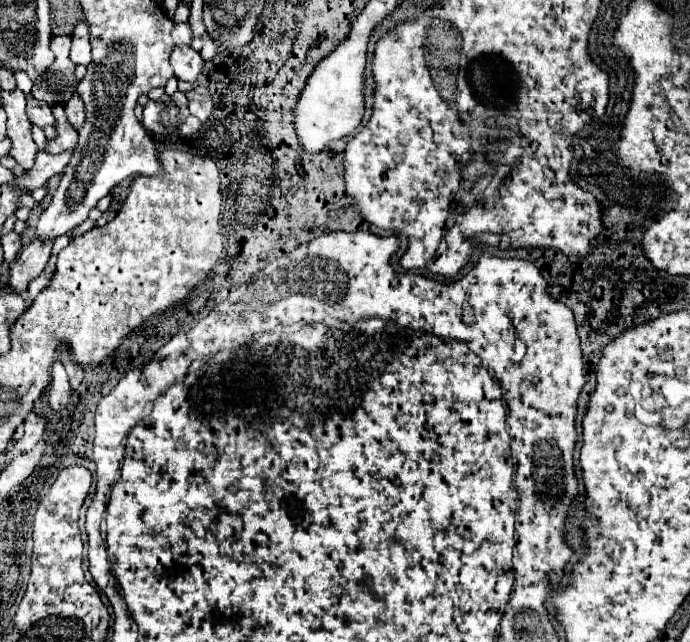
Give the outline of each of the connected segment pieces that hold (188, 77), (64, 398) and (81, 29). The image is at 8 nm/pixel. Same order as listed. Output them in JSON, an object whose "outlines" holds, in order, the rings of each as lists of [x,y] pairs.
{"outlines":[[[[179,45],[171,53],[171,65],[173,65],[175,77],[181,81],[193,83],[197,79],[197,75],[201,73],[203,63],[205,61],[201,59],[201,55],[195,49],[191,49],[189,45]]],[[[61,361],[53,363],[53,379],[51,379],[47,395],[49,395],[49,407],[53,411],[61,411],[69,401],[71,387],[69,387],[69,379],[67,379],[67,373]]],[[[85,21],[75,25],[71,39],[73,39],[71,61],[75,65],[89,65],[91,63],[91,45],[89,45],[89,27]]]]}

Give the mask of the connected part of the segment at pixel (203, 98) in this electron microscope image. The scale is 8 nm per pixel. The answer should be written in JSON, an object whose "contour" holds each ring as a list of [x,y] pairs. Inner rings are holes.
{"contour":[[[193,87],[191,91],[185,93],[185,97],[189,99],[189,111],[191,115],[195,115],[199,121],[207,121],[211,111],[213,111],[213,101],[209,97],[207,87]]]}

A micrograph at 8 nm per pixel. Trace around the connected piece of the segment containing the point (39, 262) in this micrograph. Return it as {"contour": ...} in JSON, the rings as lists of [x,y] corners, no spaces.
{"contour":[[[33,239],[29,245],[23,247],[19,257],[11,263],[11,277],[9,277],[9,287],[17,293],[27,291],[27,285],[33,277],[37,277],[51,255],[53,243],[43,243],[43,239]]]}

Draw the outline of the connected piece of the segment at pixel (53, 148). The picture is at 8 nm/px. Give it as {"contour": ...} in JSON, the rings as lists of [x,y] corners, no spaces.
{"contour":[[[53,105],[53,115],[55,115],[57,137],[55,139],[47,139],[45,151],[47,153],[63,153],[63,151],[75,149],[77,147],[77,131],[69,125],[63,105]]]}

